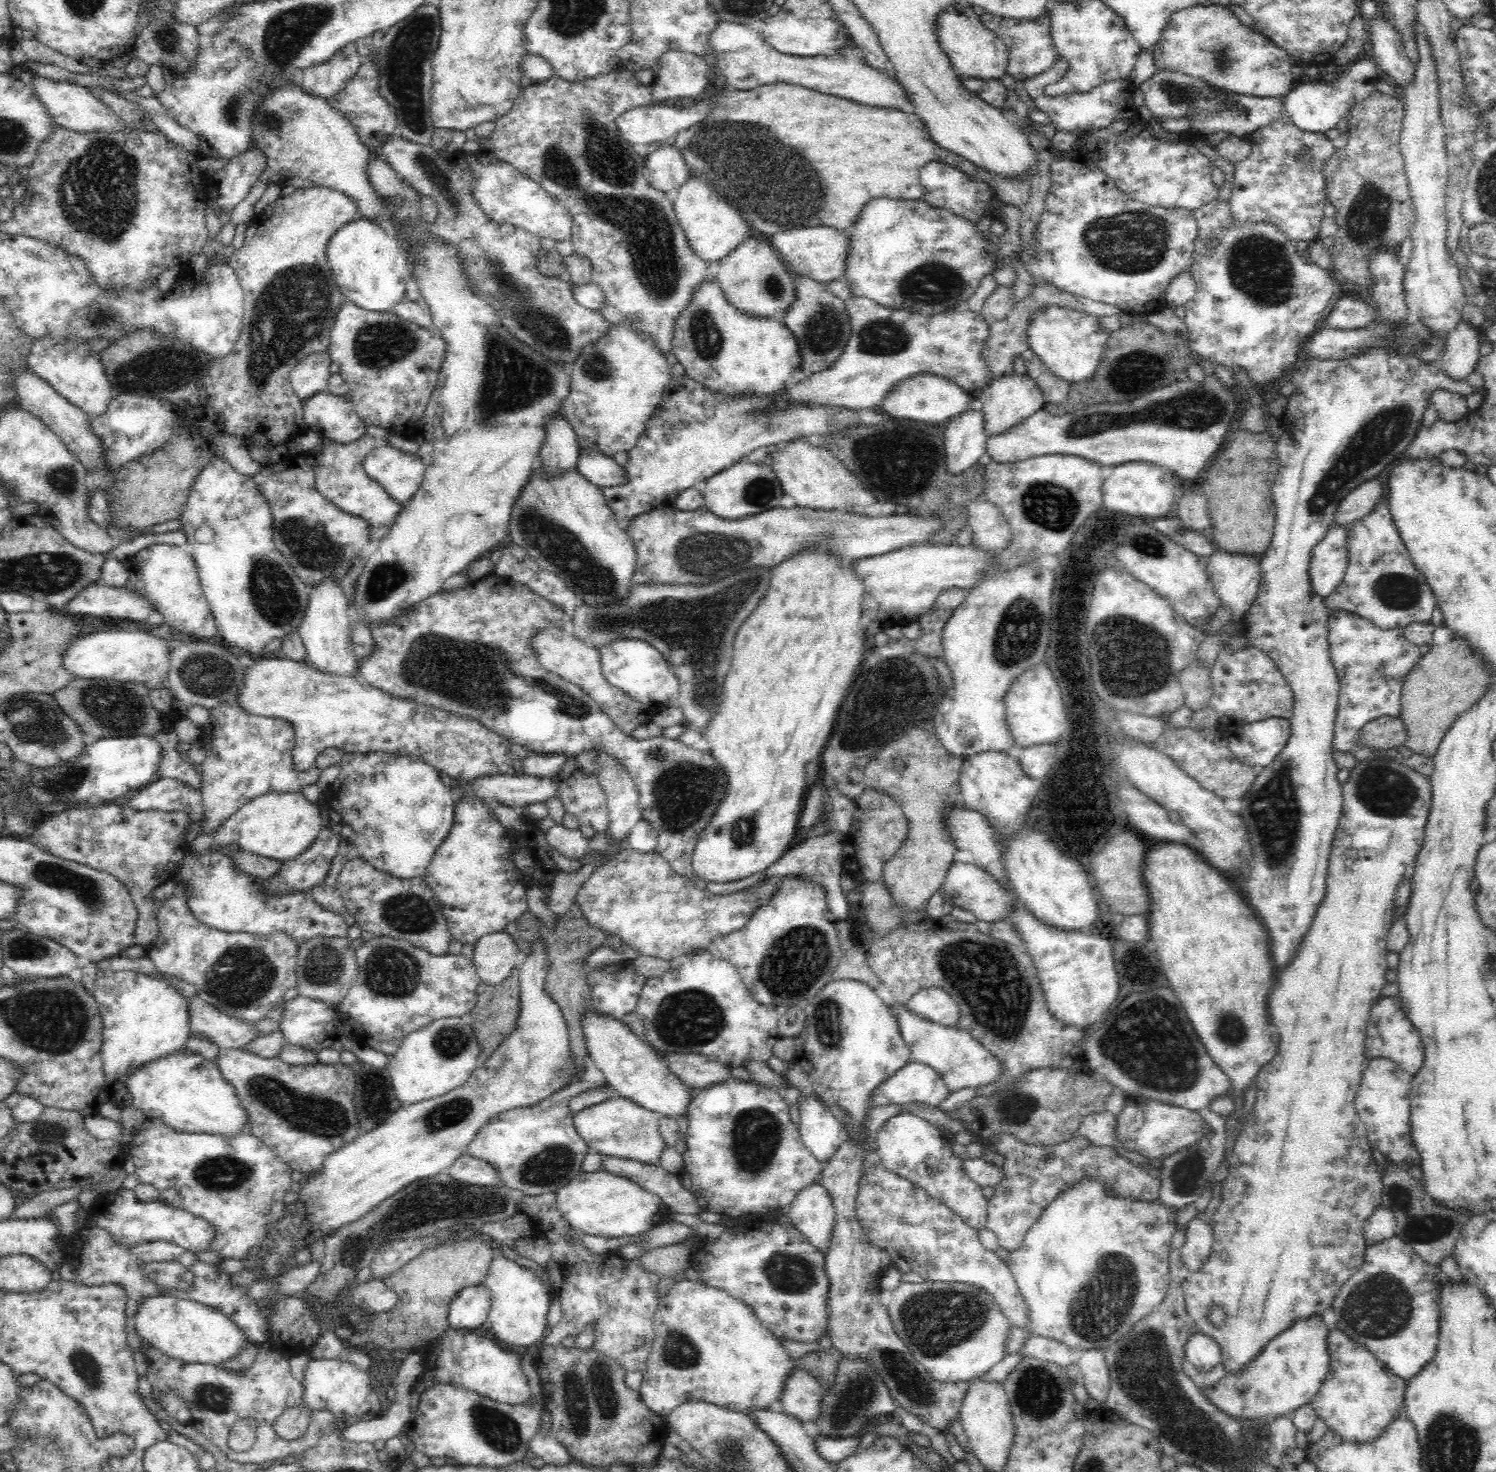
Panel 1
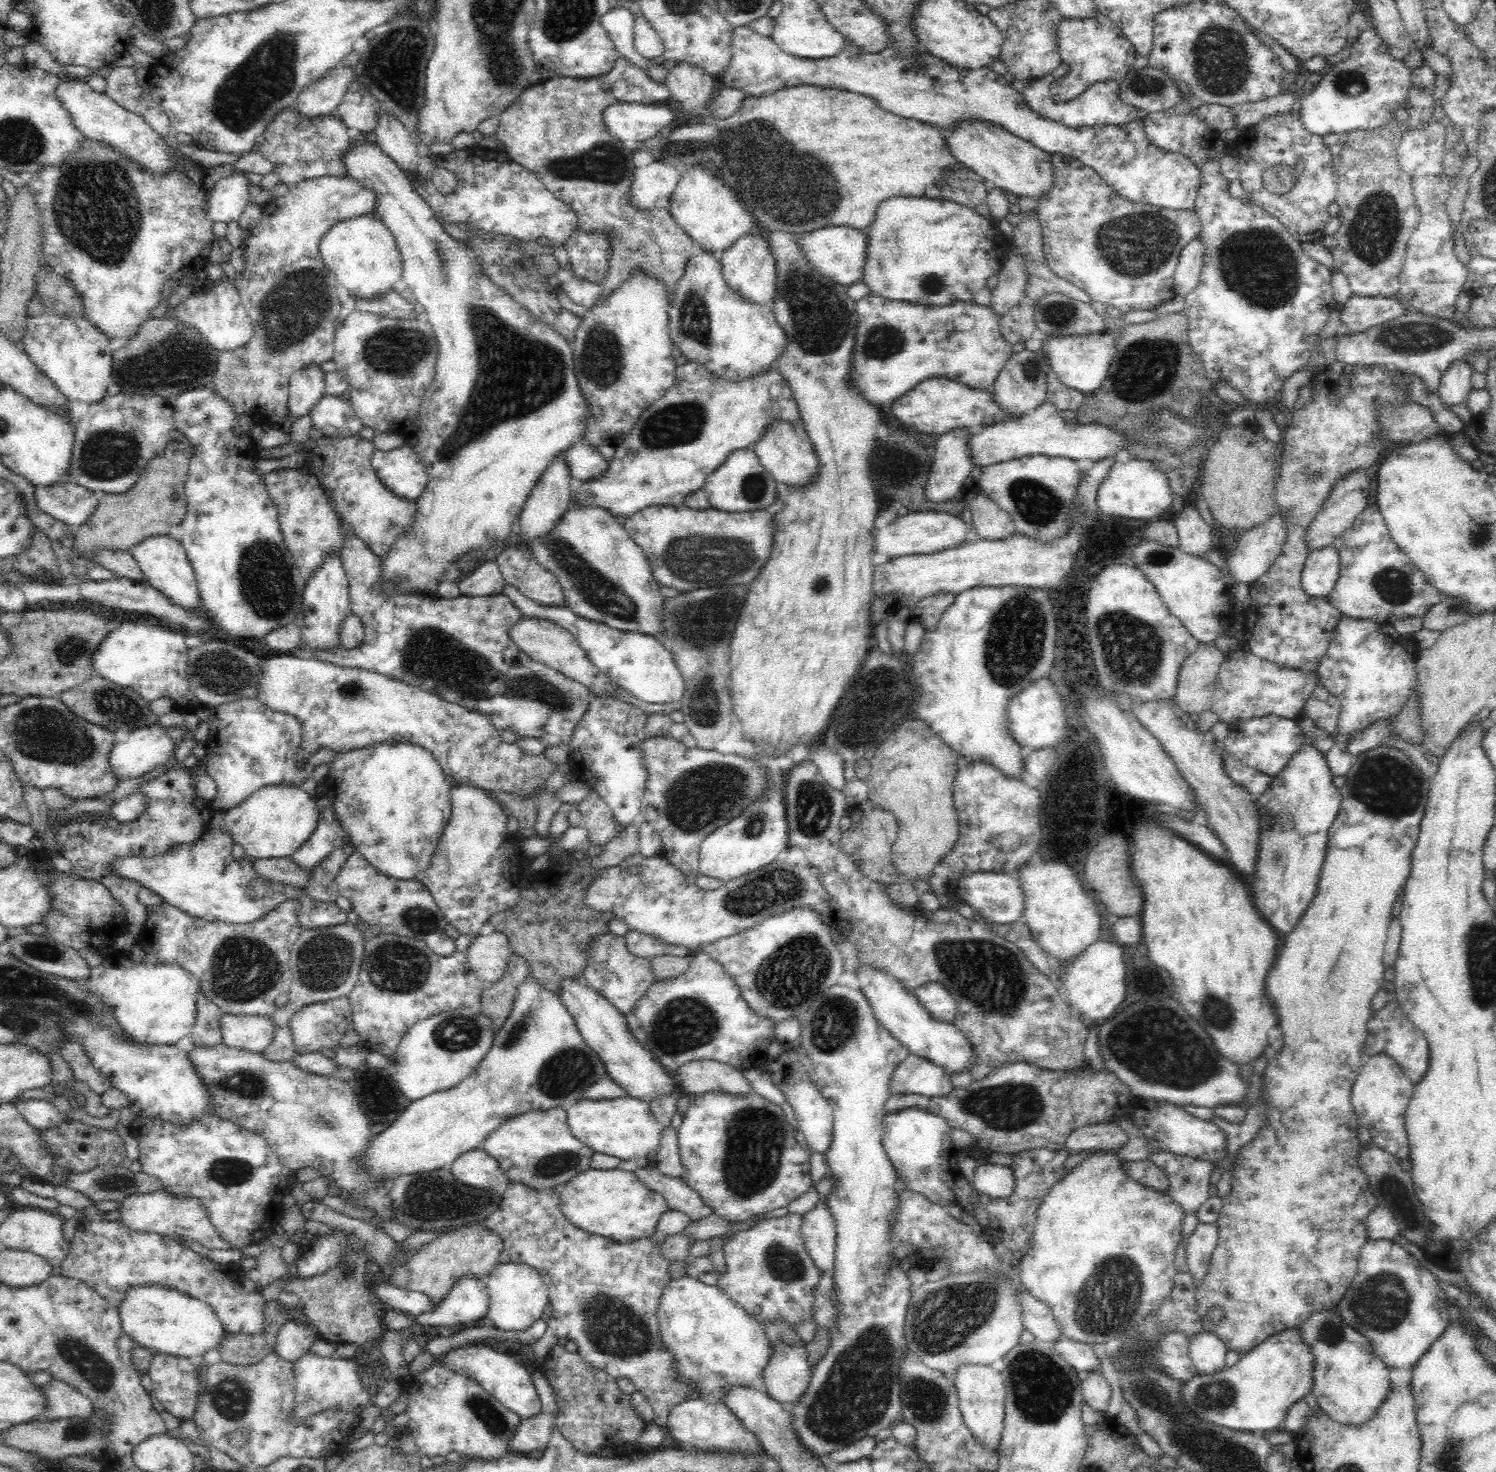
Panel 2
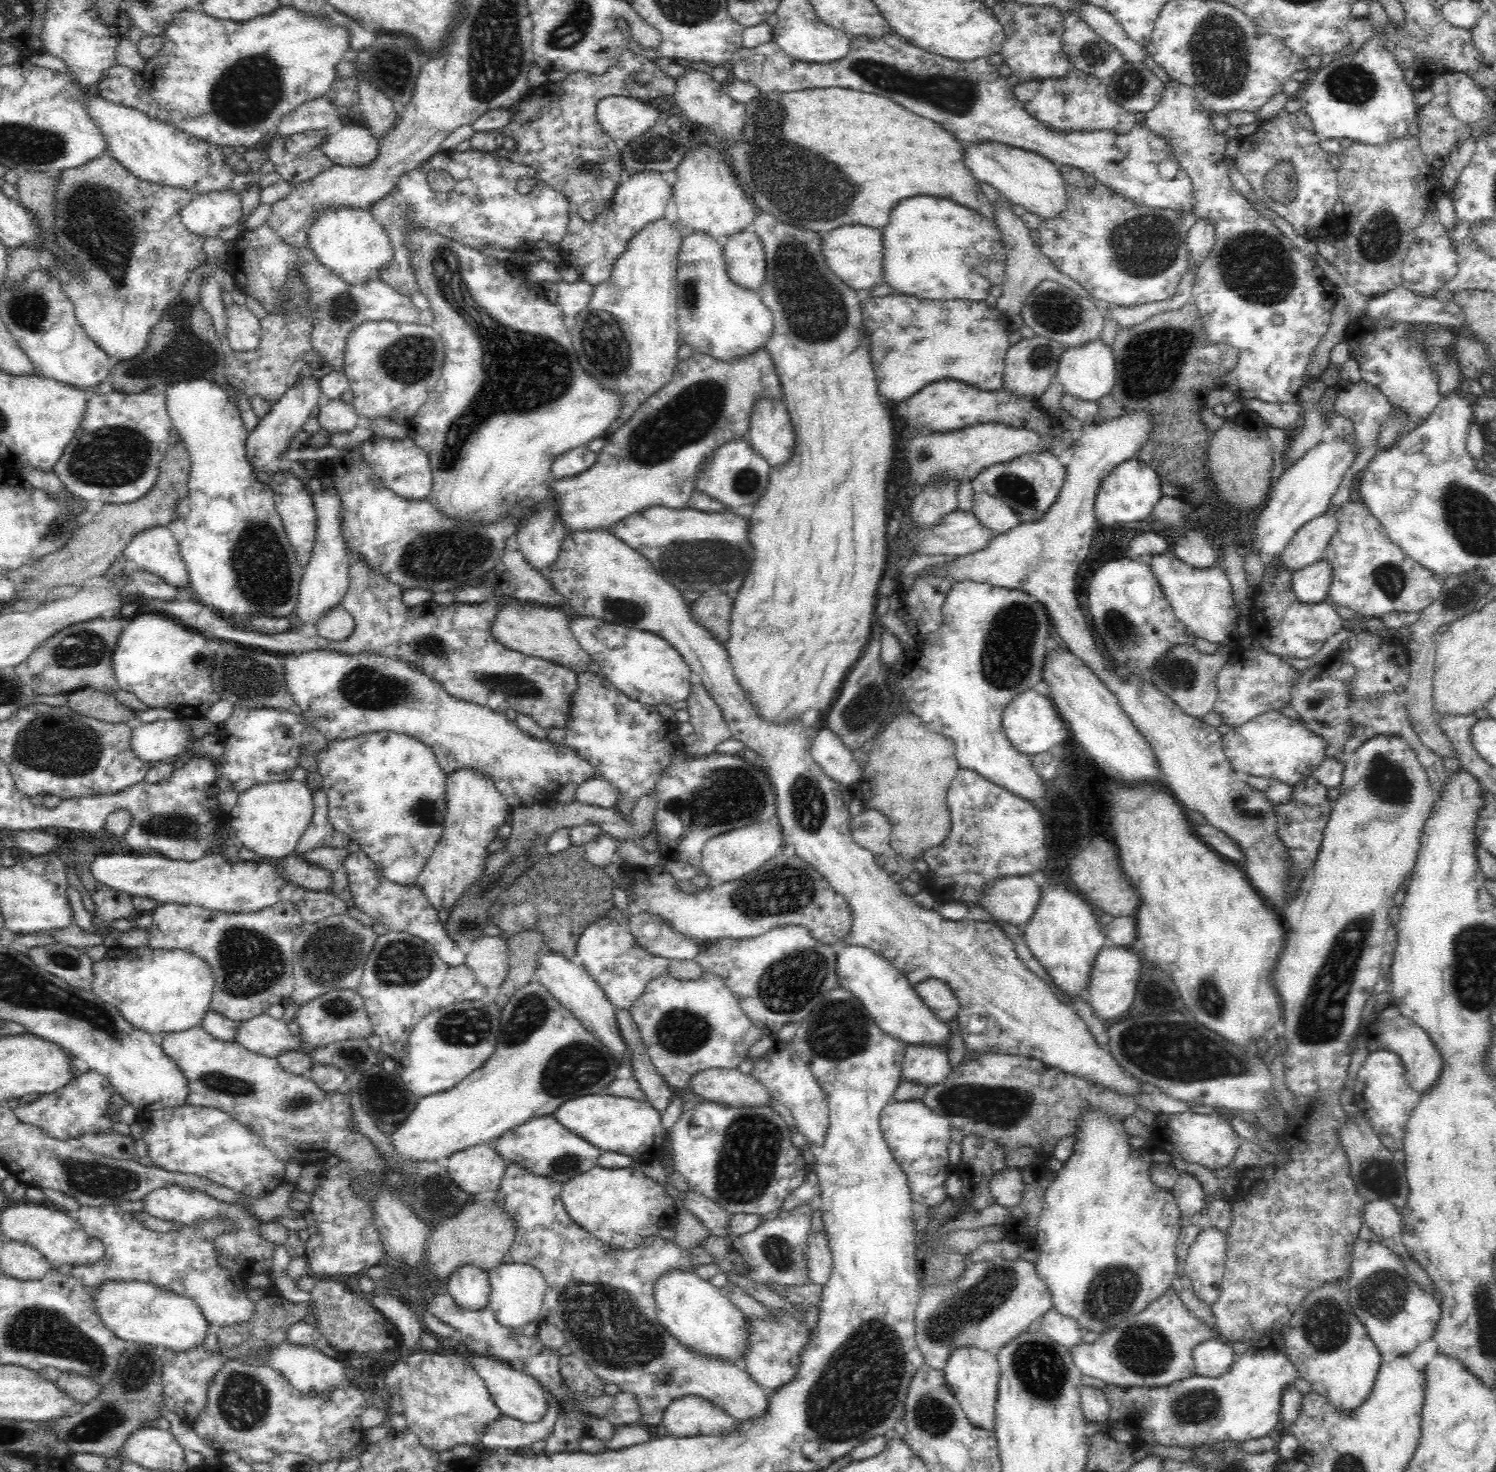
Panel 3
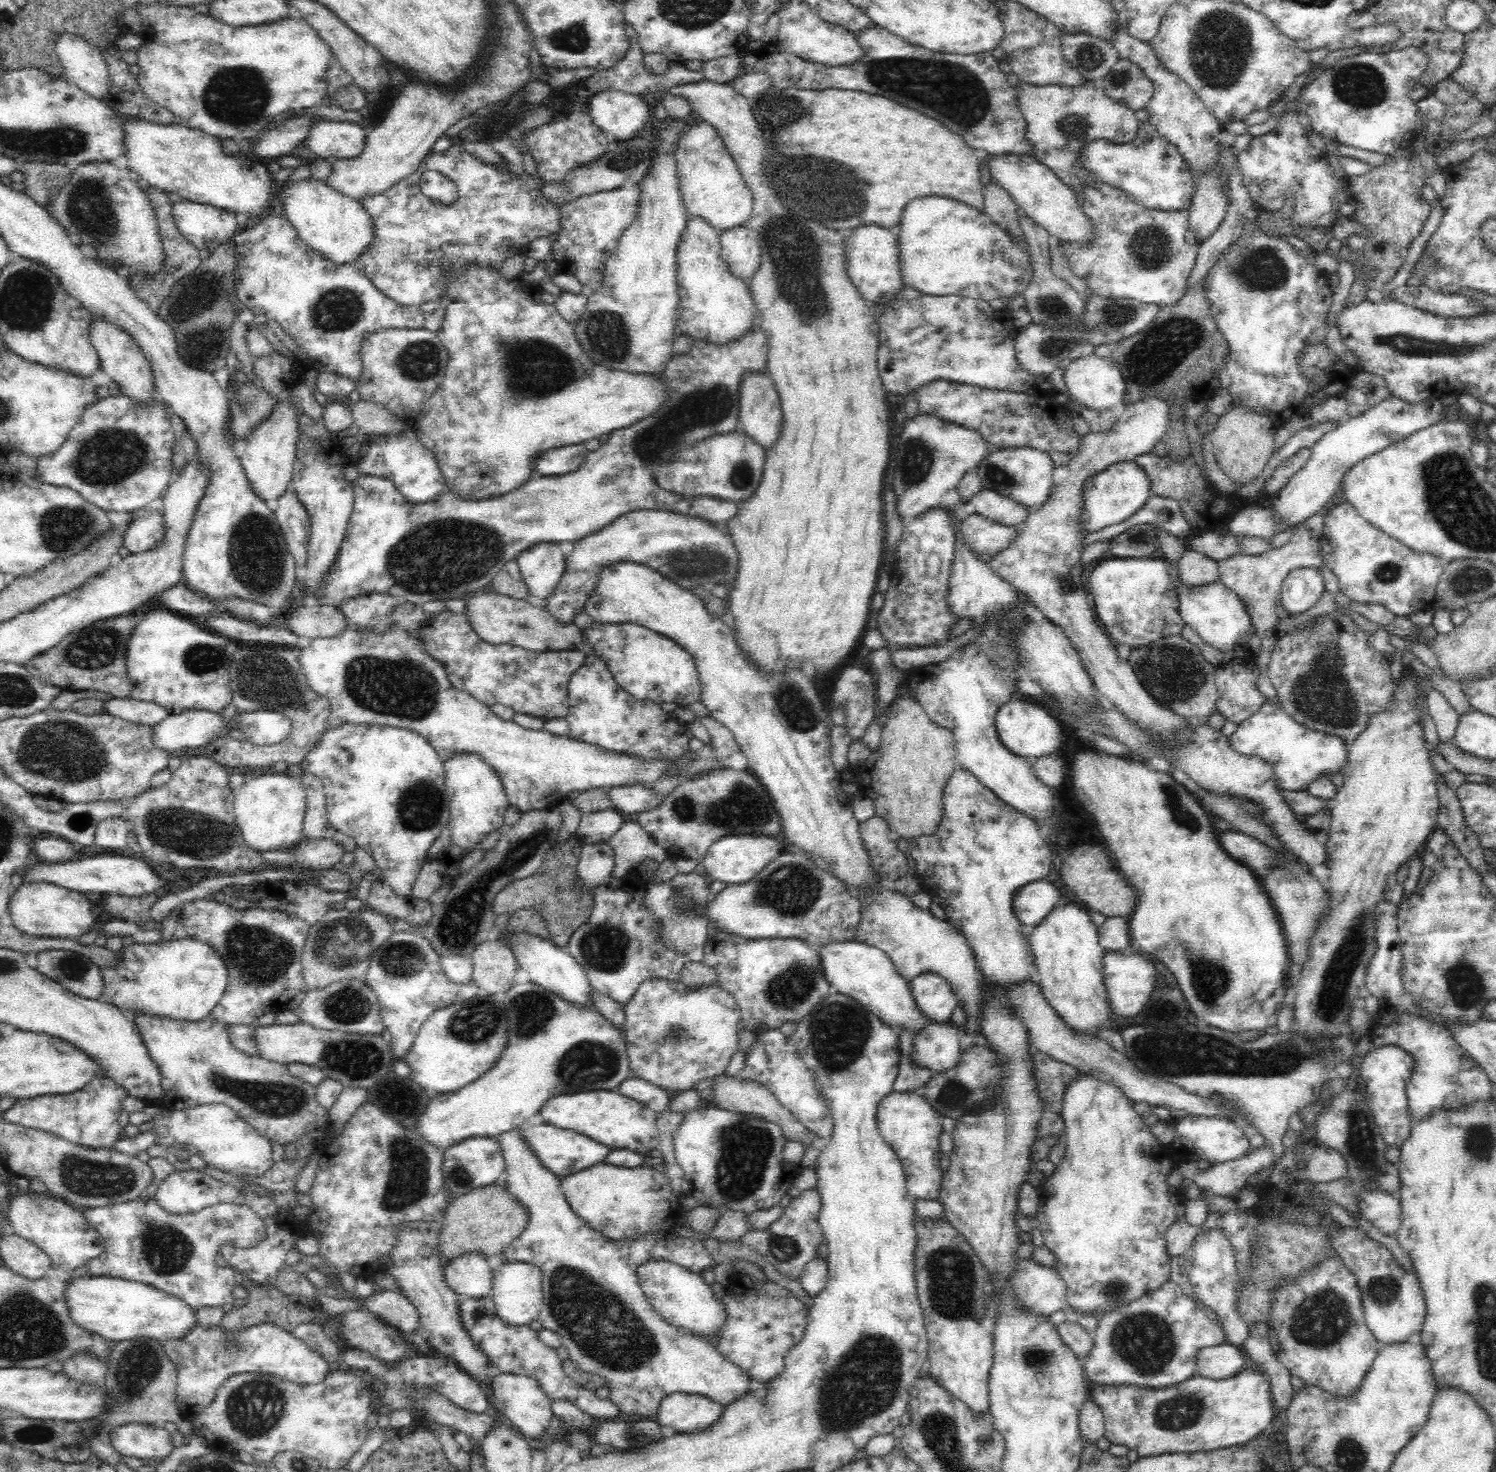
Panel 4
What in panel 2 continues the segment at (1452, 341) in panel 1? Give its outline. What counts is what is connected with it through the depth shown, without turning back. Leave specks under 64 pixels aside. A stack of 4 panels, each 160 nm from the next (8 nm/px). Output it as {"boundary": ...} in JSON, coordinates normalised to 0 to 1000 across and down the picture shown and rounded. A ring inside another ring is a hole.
{"boundary":[[[980,243],[975,244],[964,254],[961,263],[962,271],[967,276],[980,273],[984,264],[983,257],[987,253]]]}

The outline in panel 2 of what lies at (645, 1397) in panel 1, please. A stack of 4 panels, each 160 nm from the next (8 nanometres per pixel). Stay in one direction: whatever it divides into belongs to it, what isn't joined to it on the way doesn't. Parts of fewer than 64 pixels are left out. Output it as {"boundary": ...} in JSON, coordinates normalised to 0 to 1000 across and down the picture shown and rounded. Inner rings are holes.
{"boundary":[[[458,868],[449,870],[444,875],[439,897],[443,914],[449,920],[449,933],[452,933],[453,940],[459,942],[459,948],[484,952],[489,942],[500,942],[511,944],[511,931],[517,921],[517,914],[510,901],[500,891],[491,885],[484,877],[479,874],[472,874],[467,869]]]}

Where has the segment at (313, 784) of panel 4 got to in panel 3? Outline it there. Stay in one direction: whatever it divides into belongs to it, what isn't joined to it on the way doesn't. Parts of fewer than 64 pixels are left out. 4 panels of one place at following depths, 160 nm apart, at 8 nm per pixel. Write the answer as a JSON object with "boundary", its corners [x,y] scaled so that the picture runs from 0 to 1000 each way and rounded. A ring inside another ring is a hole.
{"boundary":[[[215,536],[209,539],[210,542],[210,556],[209,560],[203,565],[197,581],[203,582],[213,576],[232,577],[235,569],[223,562],[220,557],[219,541]]]}

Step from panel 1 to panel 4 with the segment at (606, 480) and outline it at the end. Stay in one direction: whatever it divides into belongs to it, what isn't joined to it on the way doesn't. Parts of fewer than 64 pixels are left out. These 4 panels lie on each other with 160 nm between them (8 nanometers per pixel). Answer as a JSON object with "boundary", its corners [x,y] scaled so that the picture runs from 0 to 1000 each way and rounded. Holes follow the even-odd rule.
{"boundary":[[[390,302],[367,306],[358,314],[358,321],[364,324],[382,321],[392,314],[393,308],[394,306]]]}

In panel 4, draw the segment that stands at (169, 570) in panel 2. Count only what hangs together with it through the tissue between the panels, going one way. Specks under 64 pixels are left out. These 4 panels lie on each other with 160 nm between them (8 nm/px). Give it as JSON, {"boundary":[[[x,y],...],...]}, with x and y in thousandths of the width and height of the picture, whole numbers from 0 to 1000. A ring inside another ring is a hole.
{"boundary":[[[106,347],[89,352],[83,363],[82,374],[92,377],[104,373],[110,365],[109,349]]]}

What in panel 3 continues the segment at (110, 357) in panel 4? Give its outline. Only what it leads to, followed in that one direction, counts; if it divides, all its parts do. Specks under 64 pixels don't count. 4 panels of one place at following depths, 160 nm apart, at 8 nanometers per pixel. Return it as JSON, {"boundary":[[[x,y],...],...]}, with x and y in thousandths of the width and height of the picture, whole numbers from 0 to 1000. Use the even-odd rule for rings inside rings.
{"boundary":[[[73,103],[38,118],[35,158],[37,167],[33,170],[30,184],[39,190],[49,206],[50,216],[59,229],[78,245],[88,245],[96,238],[102,222],[107,219],[112,206],[119,202],[126,187],[140,177],[135,170],[138,161],[127,158],[121,149],[122,142],[130,133],[128,129],[99,124],[86,118]],[[39,169],[44,174],[39,174]]]}

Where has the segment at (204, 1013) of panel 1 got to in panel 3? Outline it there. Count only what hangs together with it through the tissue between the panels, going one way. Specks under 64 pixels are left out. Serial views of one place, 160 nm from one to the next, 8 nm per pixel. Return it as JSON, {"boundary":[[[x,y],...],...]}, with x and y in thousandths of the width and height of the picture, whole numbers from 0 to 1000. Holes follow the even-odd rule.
{"boundary":[[[178,688],[159,695],[160,697],[154,708],[176,718],[184,719],[190,713],[201,713],[203,709],[200,704],[194,702],[189,692]]]}

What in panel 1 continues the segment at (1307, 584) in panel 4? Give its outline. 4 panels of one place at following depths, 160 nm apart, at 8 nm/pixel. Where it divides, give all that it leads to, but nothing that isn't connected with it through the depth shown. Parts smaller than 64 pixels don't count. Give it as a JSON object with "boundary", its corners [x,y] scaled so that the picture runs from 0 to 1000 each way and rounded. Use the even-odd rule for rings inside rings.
{"boundary":[[[891,356],[886,364],[878,372],[875,383],[877,401],[886,406],[896,398],[901,386],[902,359]]]}

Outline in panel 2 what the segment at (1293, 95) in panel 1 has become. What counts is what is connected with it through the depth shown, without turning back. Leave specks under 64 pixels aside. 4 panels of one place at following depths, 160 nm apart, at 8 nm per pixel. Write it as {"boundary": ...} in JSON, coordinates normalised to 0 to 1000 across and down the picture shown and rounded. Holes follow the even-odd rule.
{"boundary":[[[915,15],[914,20],[909,23],[903,33],[902,38],[900,41],[888,46],[888,50],[882,52],[881,54],[882,56],[878,59],[878,61],[871,65],[868,74],[869,84],[874,90],[884,93],[889,90],[902,90],[906,87],[921,87],[928,83],[929,77],[935,72],[935,70],[940,72],[941,64],[943,60],[943,50],[943,47],[938,41],[932,41],[929,39],[928,32],[925,32],[918,17]]]}

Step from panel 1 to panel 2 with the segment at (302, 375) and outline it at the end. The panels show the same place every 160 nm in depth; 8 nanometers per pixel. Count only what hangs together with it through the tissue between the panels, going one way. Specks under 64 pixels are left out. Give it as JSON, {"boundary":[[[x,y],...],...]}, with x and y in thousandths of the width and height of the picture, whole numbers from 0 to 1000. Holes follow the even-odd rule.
{"boundary":[[[211,247],[205,248],[195,255],[193,279],[196,283],[206,282],[207,278],[217,268],[216,257],[218,253]]]}

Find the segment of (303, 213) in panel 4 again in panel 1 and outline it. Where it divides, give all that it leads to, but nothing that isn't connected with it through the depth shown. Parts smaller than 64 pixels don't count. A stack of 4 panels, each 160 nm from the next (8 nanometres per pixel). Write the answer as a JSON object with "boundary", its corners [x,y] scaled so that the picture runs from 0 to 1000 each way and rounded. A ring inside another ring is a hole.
{"boundary":[[[243,148],[233,151],[222,160],[218,171],[223,192],[227,196],[230,204],[233,203],[241,210],[251,213],[262,213],[266,207],[271,204],[272,192],[275,190],[275,181],[270,172],[269,164],[266,164],[265,161],[258,158],[253,151]]]}

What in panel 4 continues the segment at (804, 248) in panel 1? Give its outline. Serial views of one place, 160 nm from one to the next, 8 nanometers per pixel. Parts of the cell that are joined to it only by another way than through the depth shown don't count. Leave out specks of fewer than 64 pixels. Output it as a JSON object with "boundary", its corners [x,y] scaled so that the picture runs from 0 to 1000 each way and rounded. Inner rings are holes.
{"boundary":[[[574,154],[564,163],[566,186],[581,207],[595,206],[600,203],[599,198],[604,195],[600,179],[599,158],[589,154]]]}

